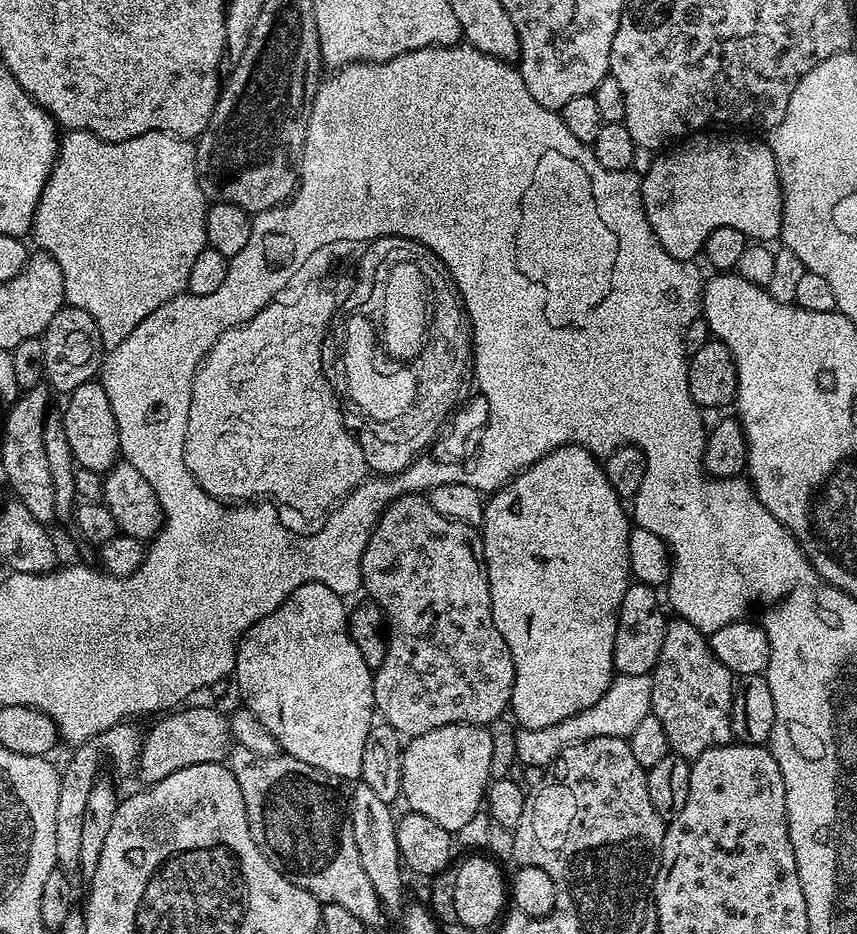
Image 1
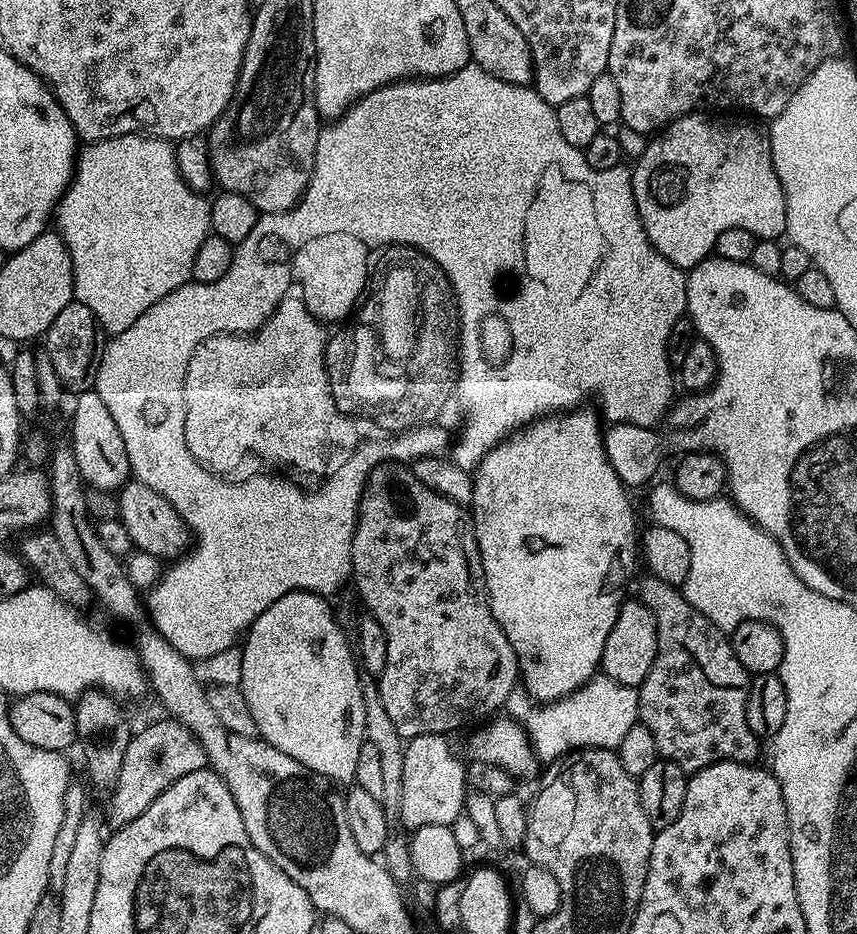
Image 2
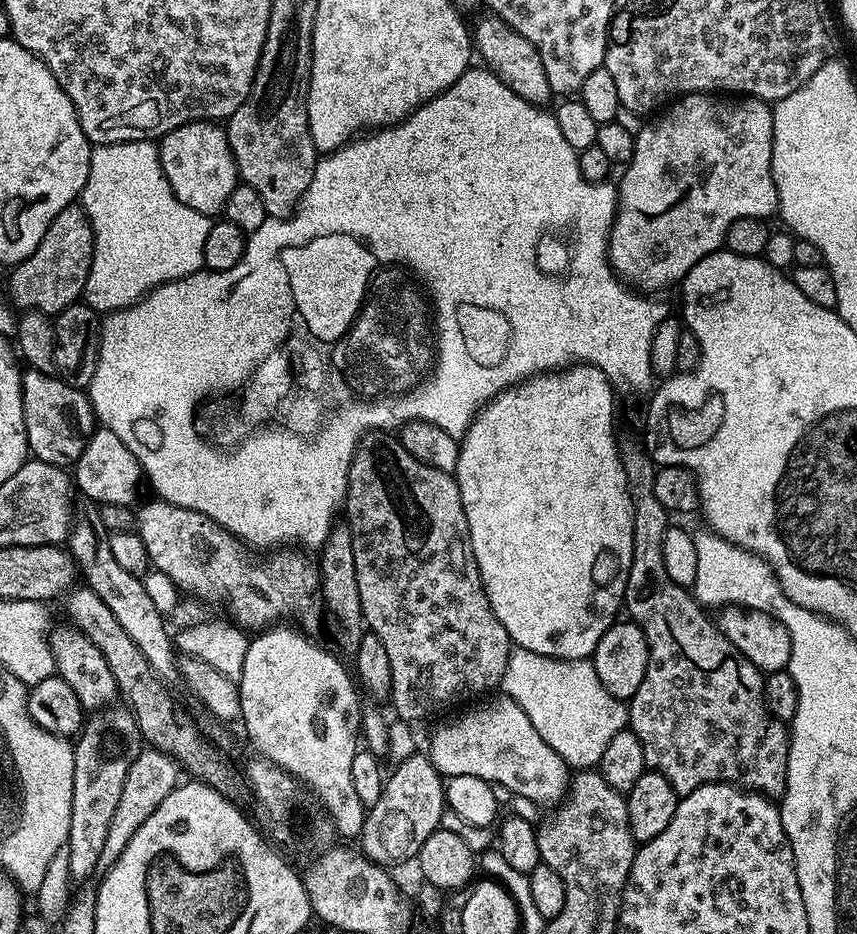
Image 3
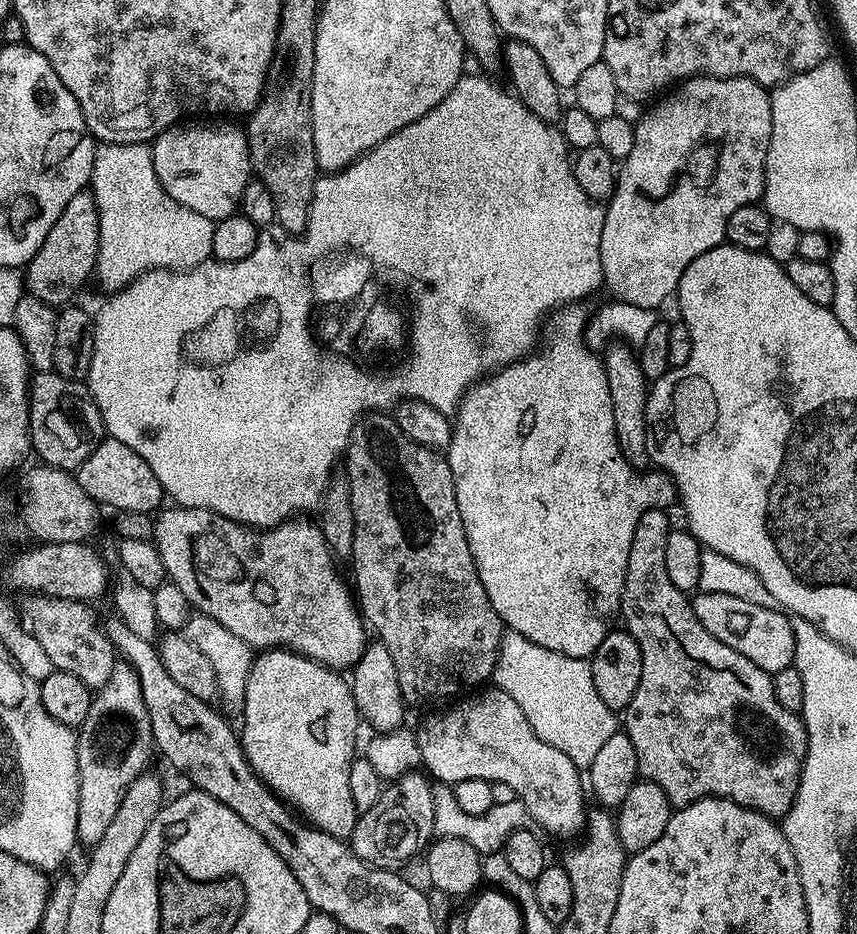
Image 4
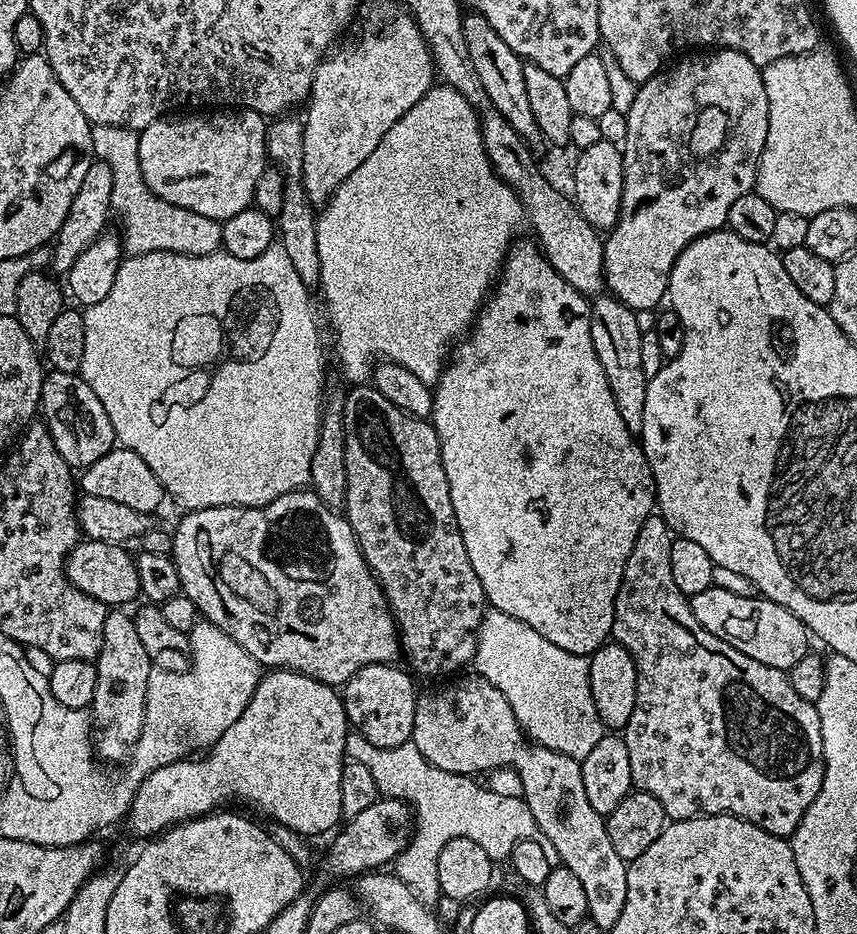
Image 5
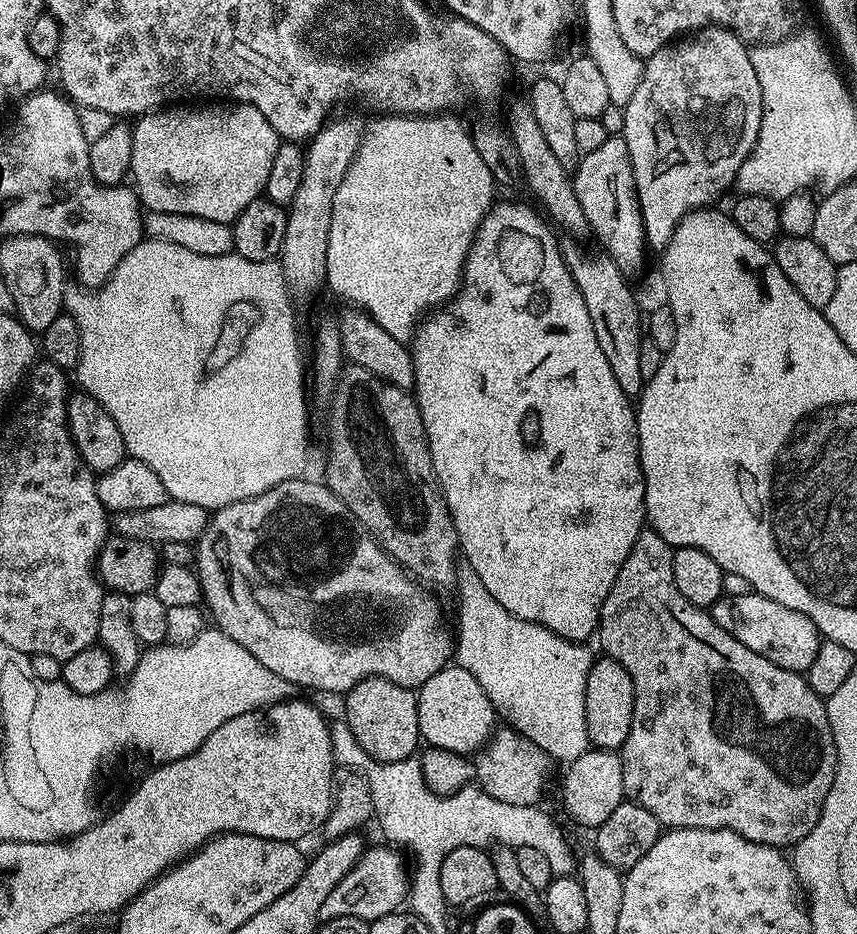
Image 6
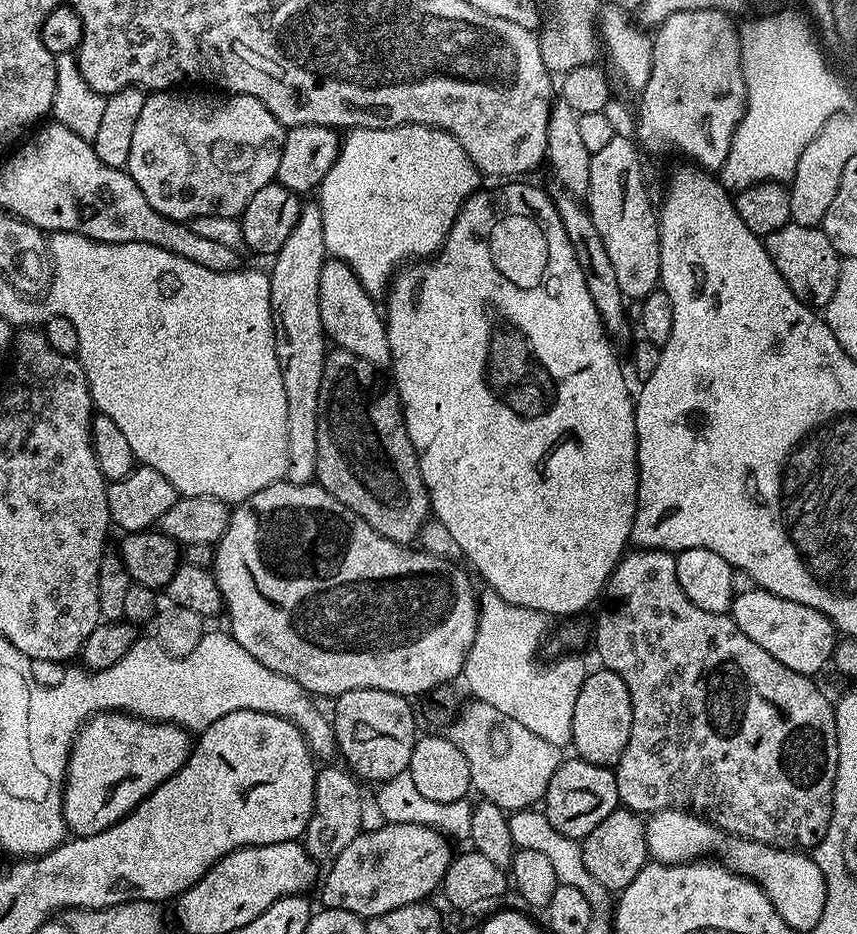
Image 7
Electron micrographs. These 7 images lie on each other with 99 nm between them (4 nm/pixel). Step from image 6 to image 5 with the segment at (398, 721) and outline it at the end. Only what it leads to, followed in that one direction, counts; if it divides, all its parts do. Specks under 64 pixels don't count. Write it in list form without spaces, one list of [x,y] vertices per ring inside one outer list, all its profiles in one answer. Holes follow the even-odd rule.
[[[395,663],[362,666],[342,686],[342,699],[349,725],[360,732],[366,742],[374,742],[374,746],[379,748],[393,748],[409,743],[414,730],[417,681],[403,667],[396,667],[400,666]]]

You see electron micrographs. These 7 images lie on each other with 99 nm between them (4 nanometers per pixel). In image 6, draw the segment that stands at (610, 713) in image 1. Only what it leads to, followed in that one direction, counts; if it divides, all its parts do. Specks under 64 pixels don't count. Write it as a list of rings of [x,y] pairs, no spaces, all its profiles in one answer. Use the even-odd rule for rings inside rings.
[[[466,562],[457,563],[454,588],[455,591],[460,591],[460,609],[456,612],[457,624],[456,628],[454,627],[455,663],[461,666],[463,670],[468,670],[478,680],[478,685],[482,686],[482,690],[486,692],[487,698],[489,698],[495,708],[495,715],[507,727],[524,735],[530,742],[534,742],[535,746],[540,747],[553,761],[561,760],[561,765],[567,766],[578,758],[582,758],[582,754],[589,751],[590,748],[588,731],[586,730],[586,678],[592,669],[594,653],[588,649],[589,645],[584,642],[567,640],[558,634],[554,634],[549,628],[542,627],[541,624],[526,622],[522,618],[510,614],[510,610],[506,610],[506,606],[502,606],[502,602],[498,602],[498,598],[494,598],[494,594],[490,594],[490,590],[486,590],[486,586],[482,586],[482,578],[478,578],[478,574],[474,574],[474,566],[470,566]]]

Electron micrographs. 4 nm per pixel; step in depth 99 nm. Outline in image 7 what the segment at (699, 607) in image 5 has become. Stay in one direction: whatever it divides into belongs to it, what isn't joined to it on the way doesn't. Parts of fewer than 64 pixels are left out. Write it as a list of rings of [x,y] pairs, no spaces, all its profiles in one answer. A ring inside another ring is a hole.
[[[763,588],[739,593],[732,601],[730,615],[746,638],[758,642],[758,646],[762,646],[766,654],[778,658],[782,666],[790,666],[790,670],[801,672],[804,676],[815,677],[816,672],[823,670],[824,664],[826,668],[832,651],[836,649],[838,633],[825,612],[802,606],[802,602],[778,598]]]

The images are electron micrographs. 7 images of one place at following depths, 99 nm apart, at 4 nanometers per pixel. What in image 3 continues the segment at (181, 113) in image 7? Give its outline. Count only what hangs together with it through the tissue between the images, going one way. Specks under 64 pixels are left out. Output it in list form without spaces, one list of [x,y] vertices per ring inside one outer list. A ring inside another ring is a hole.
[[[192,120],[159,137],[158,147],[162,168],[176,197],[209,218],[223,213],[226,198],[238,183],[227,131],[211,120]]]

